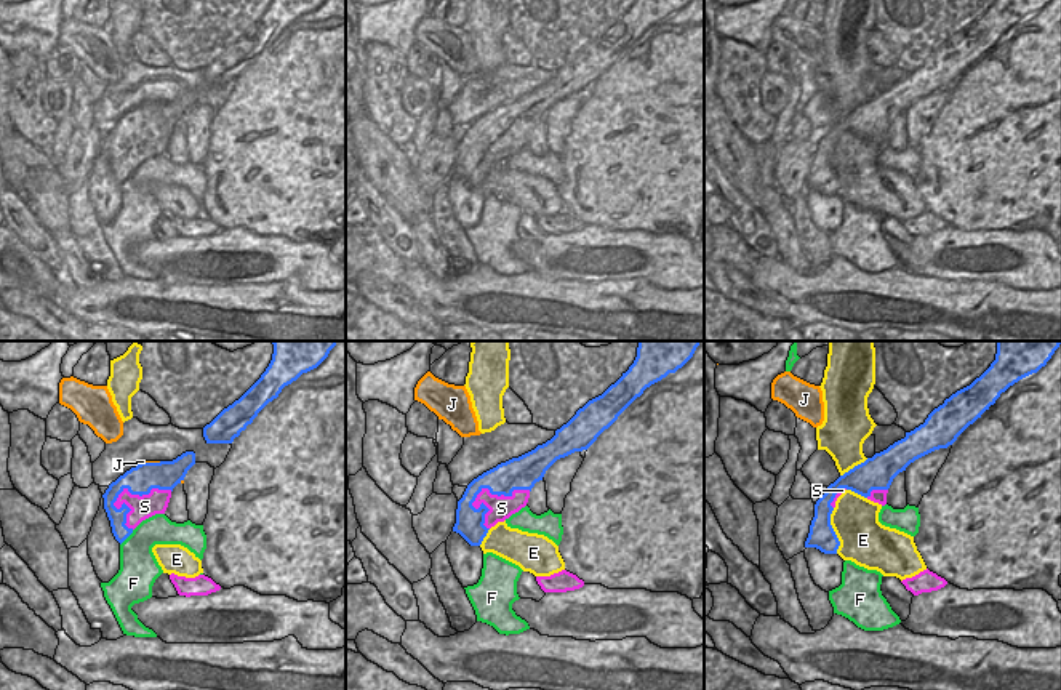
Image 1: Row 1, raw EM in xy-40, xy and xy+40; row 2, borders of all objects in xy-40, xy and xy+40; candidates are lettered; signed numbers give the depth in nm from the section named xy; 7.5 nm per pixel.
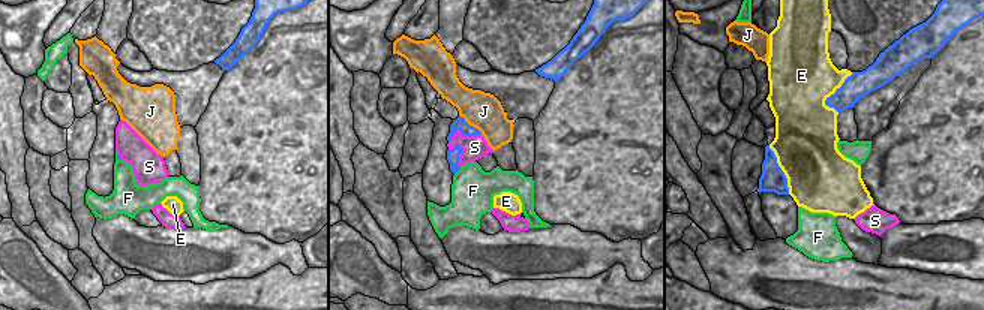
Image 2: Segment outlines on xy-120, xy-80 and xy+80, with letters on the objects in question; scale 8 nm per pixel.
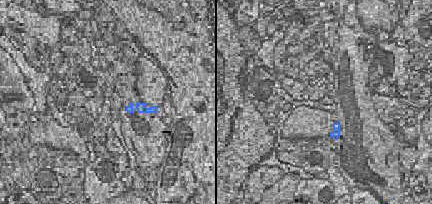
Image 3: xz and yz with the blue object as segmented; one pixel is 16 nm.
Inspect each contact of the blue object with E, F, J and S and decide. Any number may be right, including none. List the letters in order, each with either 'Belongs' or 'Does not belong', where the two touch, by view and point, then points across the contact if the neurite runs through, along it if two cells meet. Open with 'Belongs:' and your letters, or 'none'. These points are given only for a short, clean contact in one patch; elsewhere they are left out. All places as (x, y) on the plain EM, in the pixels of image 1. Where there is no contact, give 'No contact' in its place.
Belongs: none
E: Does not belong. Touches blue at xy+40 (832, 172)
F: Does not belong. Touches blue at xy-40 (127, 178)
J: Does not belong. Touches blue at xy-40 (151, 104)
S: Does not belong. Touches blue at xy-40 (140, 136).

